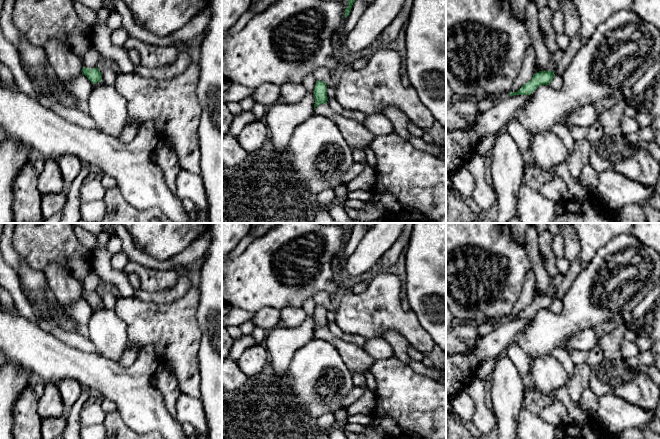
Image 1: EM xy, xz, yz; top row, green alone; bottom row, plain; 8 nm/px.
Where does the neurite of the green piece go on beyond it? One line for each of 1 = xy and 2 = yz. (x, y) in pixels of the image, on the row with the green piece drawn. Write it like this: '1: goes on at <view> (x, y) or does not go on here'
1: does not go on here
2: does not go on here

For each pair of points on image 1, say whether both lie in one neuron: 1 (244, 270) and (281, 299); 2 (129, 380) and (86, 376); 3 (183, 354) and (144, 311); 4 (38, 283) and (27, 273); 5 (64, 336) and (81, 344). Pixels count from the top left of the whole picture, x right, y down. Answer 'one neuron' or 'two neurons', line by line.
1: one neuron
2: one neuron
3: one neuron
4: one neuron
5: one neuron

